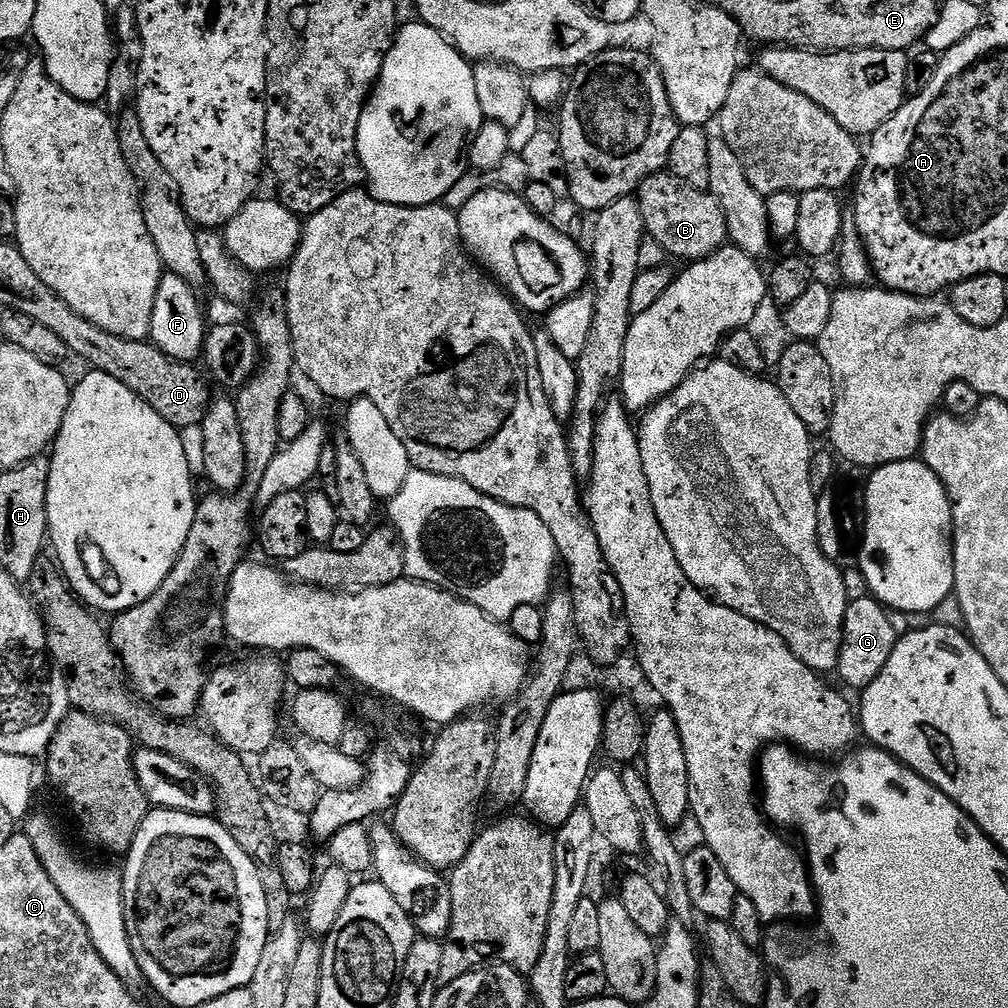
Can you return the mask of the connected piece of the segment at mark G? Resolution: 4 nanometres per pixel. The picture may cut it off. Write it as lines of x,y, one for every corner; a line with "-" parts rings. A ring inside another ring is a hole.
871,596
851,599
847,606
846,618
843,622
843,644
839,652
839,666
837,675
843,682
856,688
858,692
868,688
870,682
882,672
882,668
889,661
894,646
899,640
899,631
888,618
887,609

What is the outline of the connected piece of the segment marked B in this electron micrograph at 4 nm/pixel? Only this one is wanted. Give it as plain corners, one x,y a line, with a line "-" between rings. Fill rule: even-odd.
665,170
648,176
640,183
638,199
647,235
658,241
669,257
677,256
683,262
695,262
725,247
728,240
726,214
720,200
711,191
690,186

